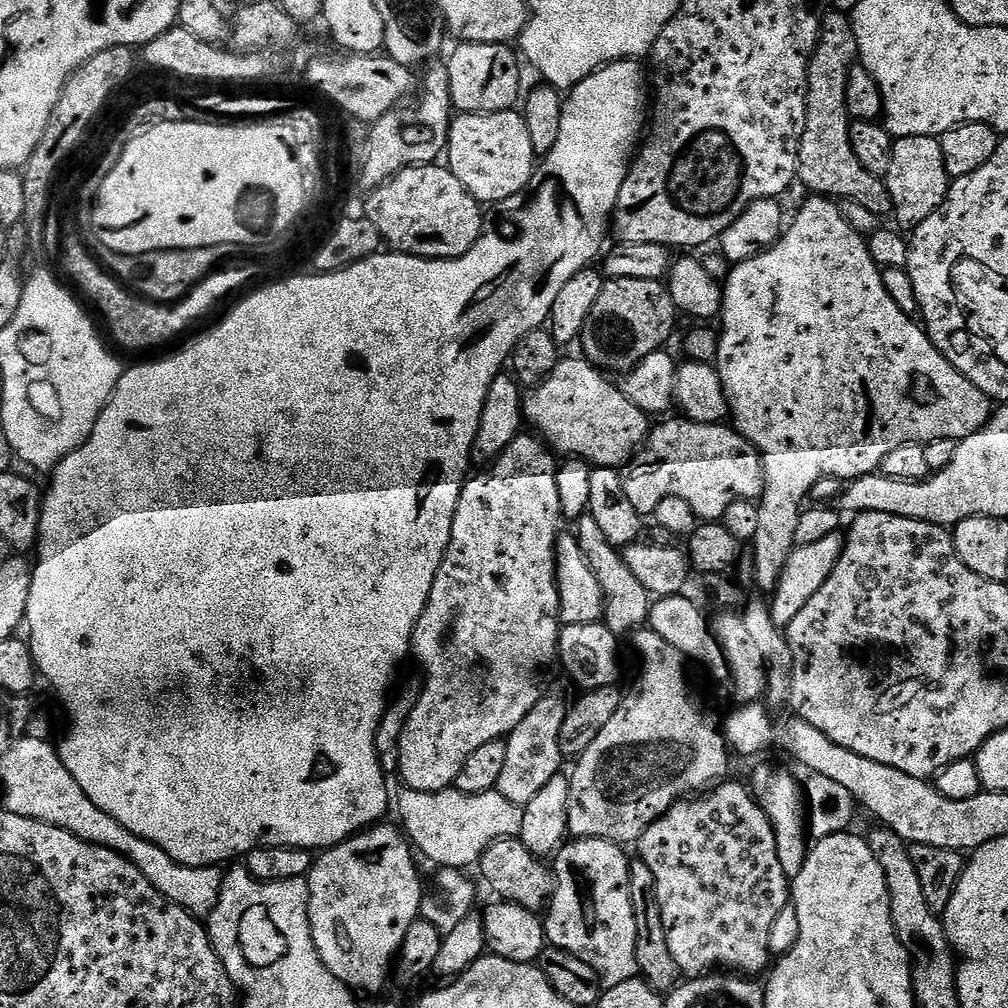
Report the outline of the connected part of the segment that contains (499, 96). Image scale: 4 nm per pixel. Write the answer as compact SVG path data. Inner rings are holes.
M508 44L455 45L452 57L446 60L450 78L450 98L457 113L506 112L521 103L520 64L521 57L515 47ZM513 48L513 49L512 49ZM517 56L517 57L516 57Z

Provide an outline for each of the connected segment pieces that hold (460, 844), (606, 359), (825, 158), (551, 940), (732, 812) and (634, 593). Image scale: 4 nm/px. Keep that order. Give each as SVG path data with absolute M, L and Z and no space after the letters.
M453 786L440 792L419 792L410 787L403 791L399 823L413 849L440 868L471 869L471 864L479 865L482 854L495 840L519 837L522 830L523 807L502 798L495 790L486 794L462 794Z
M646 278L605 279L602 294L598 294L598 302L594 302L590 310L590 318L586 318L586 326L580 331L579 347L584 347L583 355L589 364L596 365L605 373L620 372L627 374L638 366L646 354L654 354L665 347L664 344L672 336L676 328L678 313L670 298L667 287L661 281Z
M835 10L829 13L829 16L827 13L821 19L820 37L812 61L808 63L808 113L796 167L798 180L801 185L804 183L809 188L809 193L835 198L840 202L858 202L858 206L866 206L866 210L871 210L875 216L891 217L892 199L887 183L866 170L866 166L854 158L854 150L850 146L846 82L850 78L850 70L858 64L858 38L854 38L854 26L845 13Z
M577 840L565 843L555 853L554 887L552 899L547 905L544 931L546 940L551 947L561 948L574 958L582 958L600 976L605 985L611 986L618 982L637 979L640 967L638 966L638 922L632 901L632 887L630 886L630 856L618 844L609 840Z
M724 782L719 786L697 795L695 798L679 800L666 815L655 820L638 841L639 859L650 866L654 873L654 882L658 886L658 906L662 910L662 926L666 930L666 942L670 945L670 954L674 954L674 962L678 962L681 973L685 977L695 978L713 970L735 970L740 974L756 974L768 964L768 947L772 944L772 927L776 919L787 909L790 904L790 878L786 870L782 870L782 862L778 862L778 846L774 838L772 824L768 815L756 803L756 797L747 787L733 782Z
M587 514L580 517L574 524L574 535L580 544L582 554L590 562L590 570L598 577L598 583L602 585L604 594L604 619L602 623L616 635L617 638L624 638L624 635L635 633L637 630L648 624L648 616L652 613L654 597L648 593L646 586L634 578L630 566L626 566L624 554L621 549L610 546L610 541L602 535L602 529L598 522Z

